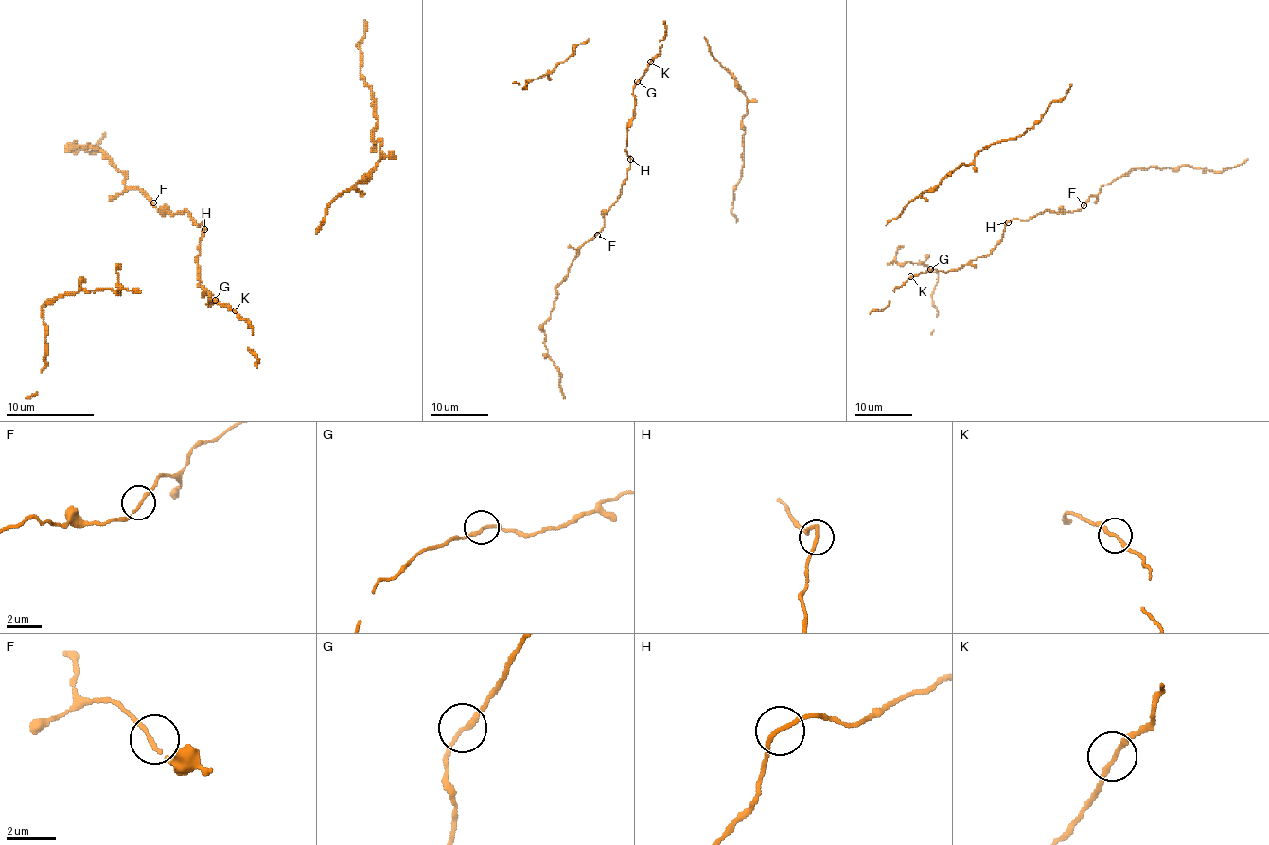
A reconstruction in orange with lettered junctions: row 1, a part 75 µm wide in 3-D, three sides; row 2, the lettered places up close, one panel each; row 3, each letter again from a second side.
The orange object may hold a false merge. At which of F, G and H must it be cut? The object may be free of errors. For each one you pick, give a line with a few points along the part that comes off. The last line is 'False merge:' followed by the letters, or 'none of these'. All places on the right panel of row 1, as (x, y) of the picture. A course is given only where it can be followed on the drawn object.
False merge: none of these

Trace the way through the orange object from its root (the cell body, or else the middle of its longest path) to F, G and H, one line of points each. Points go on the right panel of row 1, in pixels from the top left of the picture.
F: (948, 271), (986, 257), (1002, 238), (1005, 225), (1013, 220), (1027, 220), (1046, 211), (1073, 212), (1083, 205)
G: (948, 271), (930, 269)
H: (948, 271), (957, 271), (971, 260), (986, 257), (1002, 238), (1008, 222)

